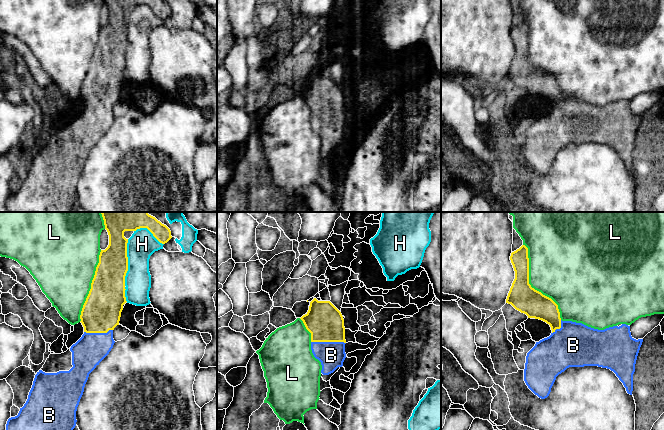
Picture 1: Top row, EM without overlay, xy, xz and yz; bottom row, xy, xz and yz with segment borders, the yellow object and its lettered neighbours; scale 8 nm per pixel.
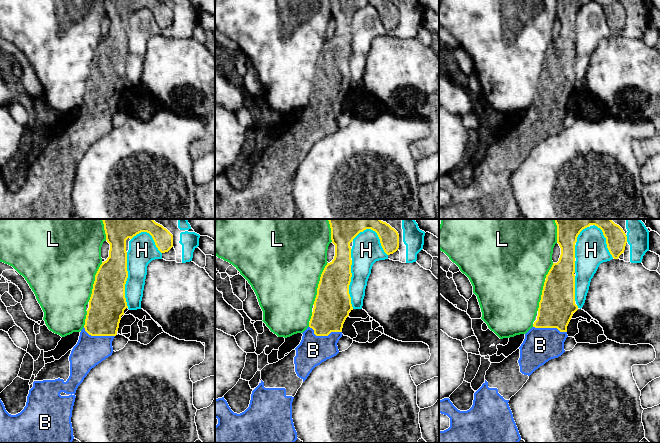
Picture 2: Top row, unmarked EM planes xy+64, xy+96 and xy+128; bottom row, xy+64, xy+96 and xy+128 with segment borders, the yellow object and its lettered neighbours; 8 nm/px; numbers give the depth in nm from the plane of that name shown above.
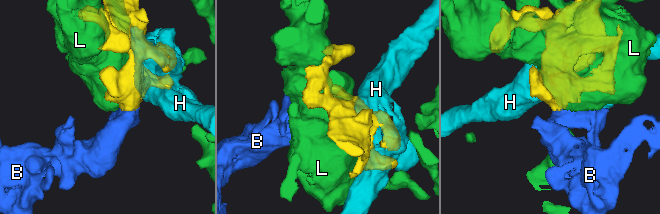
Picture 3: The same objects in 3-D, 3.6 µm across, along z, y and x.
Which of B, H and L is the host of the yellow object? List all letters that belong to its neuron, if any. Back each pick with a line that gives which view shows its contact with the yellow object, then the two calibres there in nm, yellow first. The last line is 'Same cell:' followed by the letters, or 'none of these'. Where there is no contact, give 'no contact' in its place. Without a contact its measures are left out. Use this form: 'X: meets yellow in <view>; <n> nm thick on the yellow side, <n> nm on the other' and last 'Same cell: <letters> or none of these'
B: meets yellow in xz; 300 nm thick on the yellow side, 200 nm on the other
Same cell: B

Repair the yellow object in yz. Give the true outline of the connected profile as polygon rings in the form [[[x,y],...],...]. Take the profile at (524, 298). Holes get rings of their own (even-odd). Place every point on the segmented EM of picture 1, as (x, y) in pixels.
[[[522,245],[511,253],[510,260],[515,279],[506,303],[528,318],[546,322],[552,330],[549,337],[536,342],[527,353],[524,381],[528,388],[545,399],[556,377],[567,368],[598,366],[613,371],[632,395],[633,374],[643,339],[634,339],[626,324],[598,330],[562,321],[558,305],[529,284],[528,248]]]

